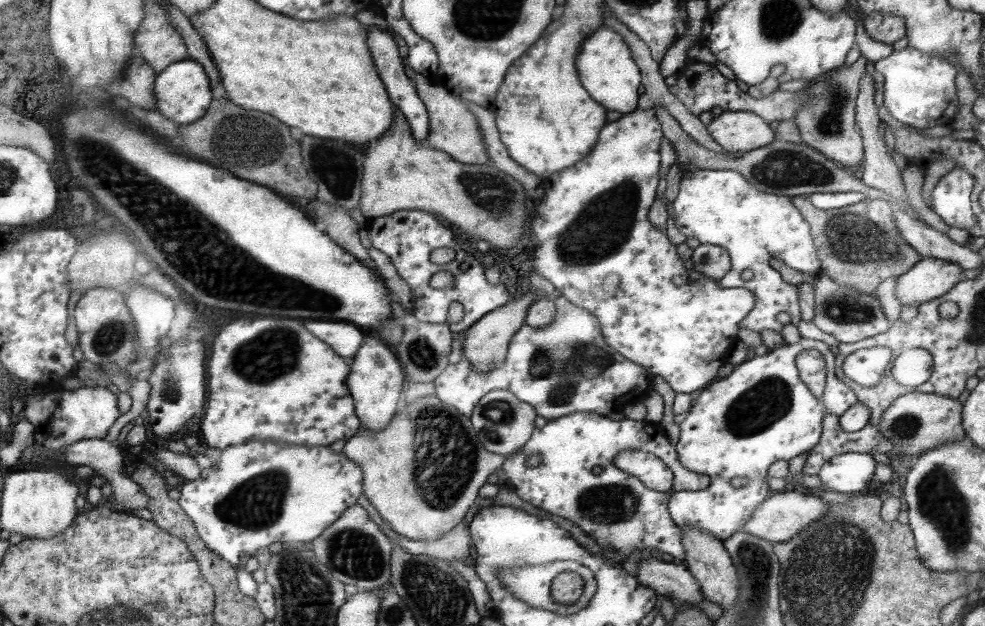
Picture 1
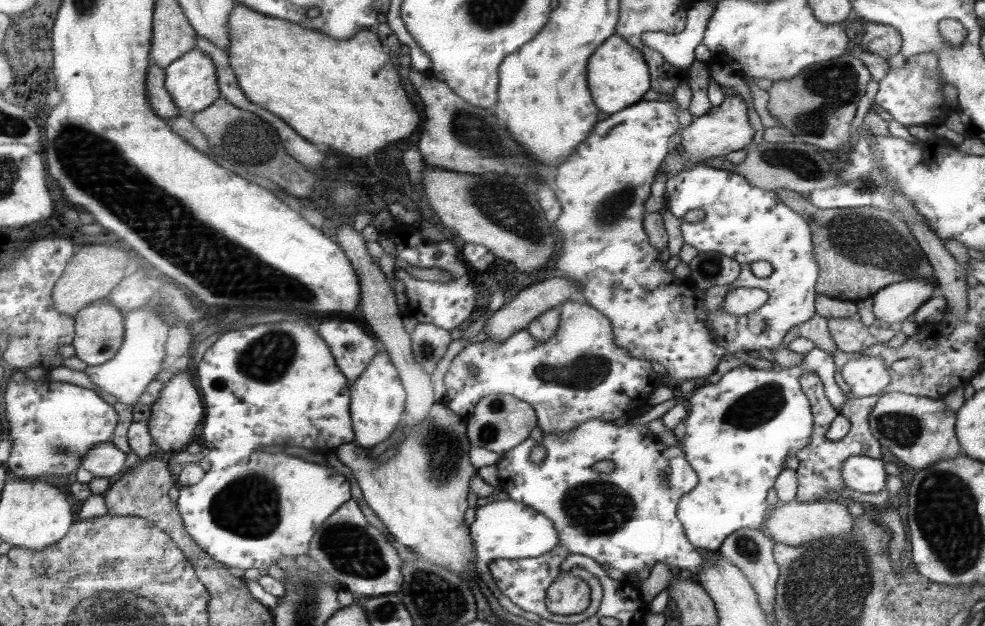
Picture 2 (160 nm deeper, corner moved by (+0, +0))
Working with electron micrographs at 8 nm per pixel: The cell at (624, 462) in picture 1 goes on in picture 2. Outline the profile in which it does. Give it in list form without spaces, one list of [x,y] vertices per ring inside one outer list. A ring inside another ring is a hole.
[[[813,347],[804,354],[801,363],[791,368],[759,370],[747,365],[735,367],[721,375],[715,384],[696,387],[689,397],[689,414],[685,418],[685,432],[682,451],[689,467],[697,475],[697,484],[684,494],[676,504],[676,518],[680,520],[689,542],[703,552],[717,551],[724,538],[739,529],[758,530],[767,514],[767,488],[773,486],[779,476],[779,464],[783,464],[783,456],[787,450],[801,450],[808,445],[808,438],[813,432],[812,408],[799,387],[798,375],[810,370],[814,372],[823,386],[823,393],[829,405],[837,412],[845,400],[854,396],[845,396],[837,387],[835,377],[837,370],[832,355]]]

